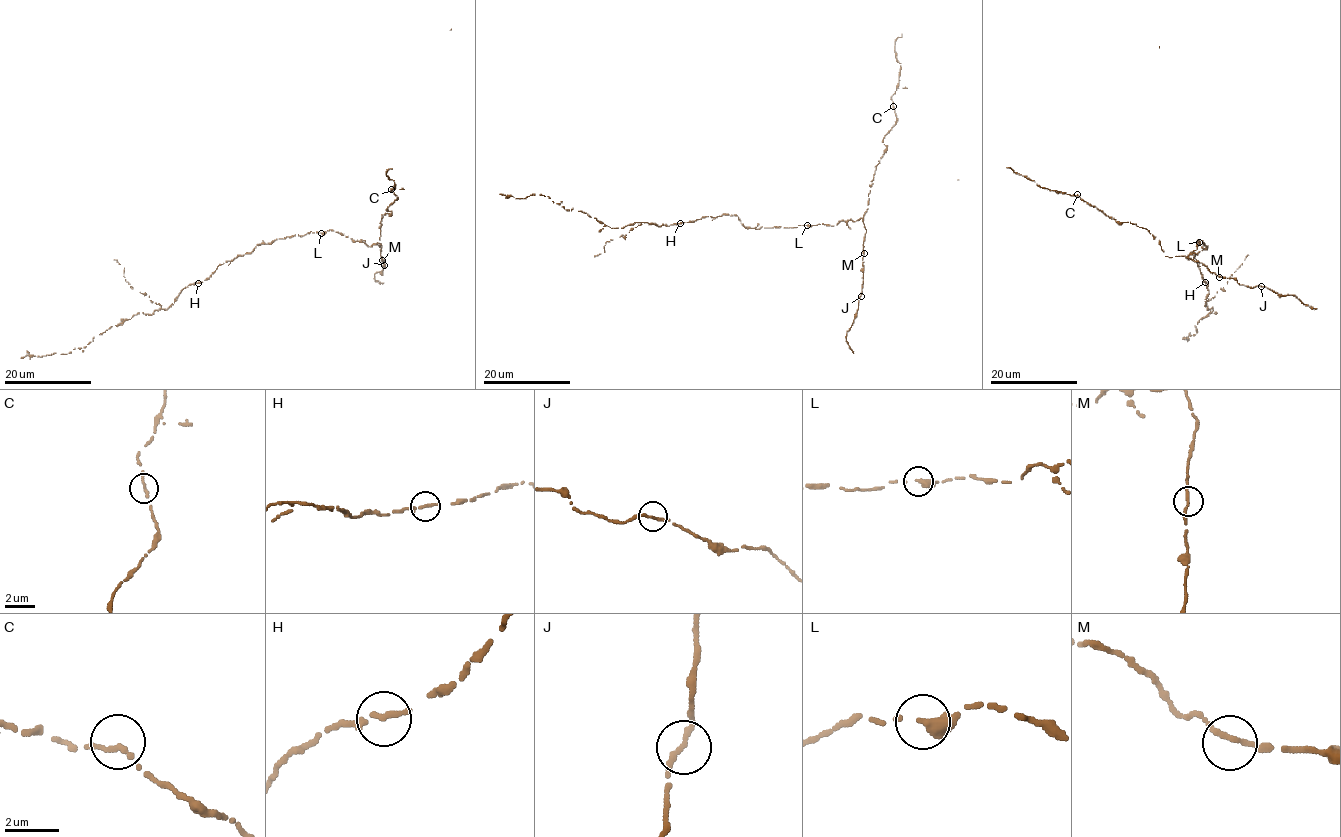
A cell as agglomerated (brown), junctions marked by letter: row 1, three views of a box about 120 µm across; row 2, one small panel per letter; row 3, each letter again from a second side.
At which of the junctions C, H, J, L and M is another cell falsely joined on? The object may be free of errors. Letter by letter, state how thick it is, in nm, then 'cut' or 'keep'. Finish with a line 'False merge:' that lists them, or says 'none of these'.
C: calibre 260 nm; keep
H: calibre 280 nm; keep
J: calibre 280 nm; keep
L: calibre 440 nm; keep
M: calibre 200 nm; keep
False merge: none of these

